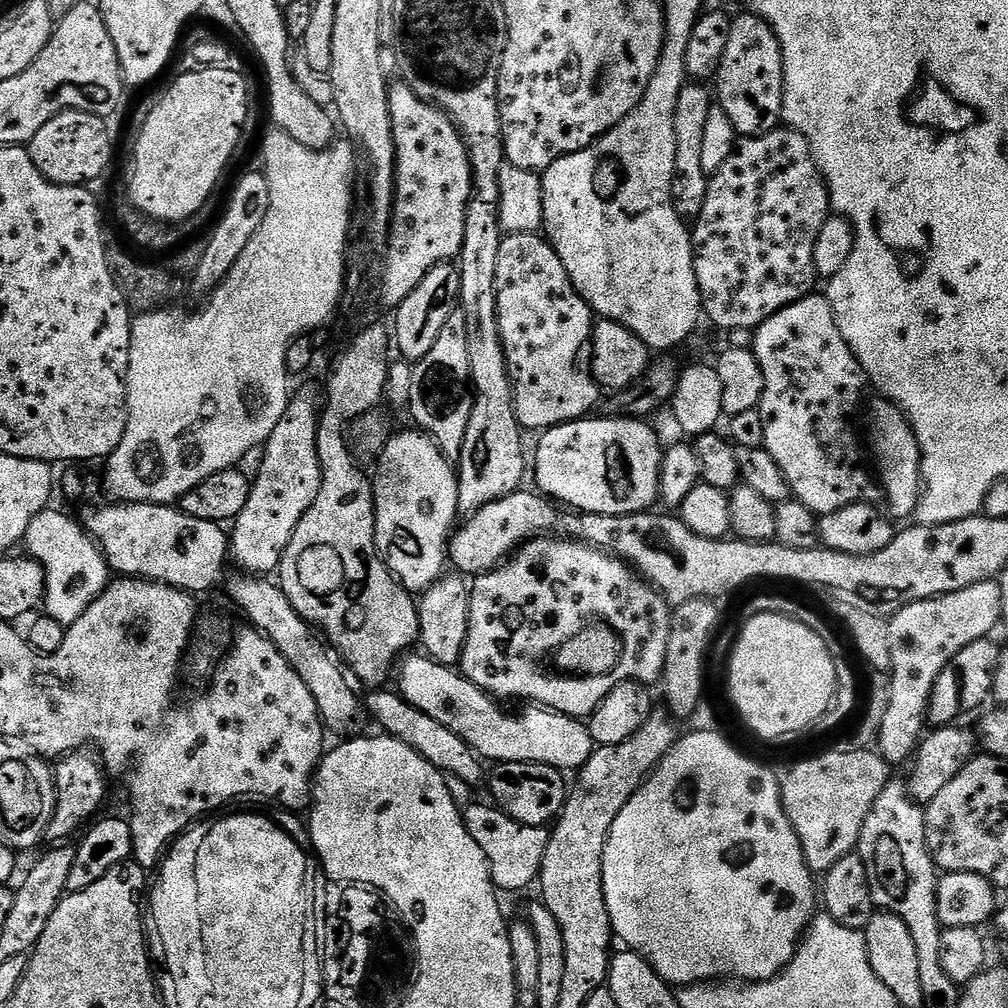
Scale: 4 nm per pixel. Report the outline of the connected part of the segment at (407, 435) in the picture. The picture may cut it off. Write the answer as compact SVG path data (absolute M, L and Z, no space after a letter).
M411 431L389 435L378 455L380 465L372 480L372 493L376 499L376 550L406 591L423 594L434 581L445 575L449 563L448 541L458 520L458 472L453 461L444 457L427 432Z

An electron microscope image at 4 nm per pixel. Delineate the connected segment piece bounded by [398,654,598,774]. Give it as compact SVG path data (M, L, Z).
M427 654L403 657L398 668L398 691L422 714L430 714L434 722L442 722L446 730L454 730L485 761L509 764L545 764L565 774L575 773L588 761L598 745L583 719L567 716L539 706L528 706L517 716L507 716L501 705L455 667L439 664Z

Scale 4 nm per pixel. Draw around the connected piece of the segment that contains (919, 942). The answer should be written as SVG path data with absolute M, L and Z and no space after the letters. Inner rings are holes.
M889 779L882 794L876 796L874 806L862 826L862 834L858 845L858 854L864 859L864 865L870 878L872 903L877 909L892 912L910 930L914 938L914 946L918 946L918 970L922 973L922 994L929 1001L952 1000L959 1001L962 992L956 983L942 968L942 925L936 913L936 881L938 869L928 852L928 835L924 829L925 809L910 798L908 785L902 779Z

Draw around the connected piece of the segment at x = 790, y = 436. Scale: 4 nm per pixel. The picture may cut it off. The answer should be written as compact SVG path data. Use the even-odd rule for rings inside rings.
M809 294L803 296L798 302L786 306L786 310L778 310L778 314L774 314L767 322L755 329L754 336L756 336L756 341L751 341L750 347L755 352L758 362L762 366L762 374L764 375L764 389L762 390L762 398L760 399L760 407L758 409L762 414L762 426L766 430L764 448L774 458L774 462L778 462L778 466L782 470L782 474L786 478L788 485L792 487L793 497L801 500L811 512L825 516L834 510L842 510L851 504L876 504L881 499L882 489L870 464L864 461L866 448L865 445L864 448L860 445L860 436L856 433L856 411L859 410L860 399L864 396L864 384L866 388L864 368L858 362L855 354L850 350L850 346L846 346L846 342L834 322L834 310L830 306L827 295L816 295Z

